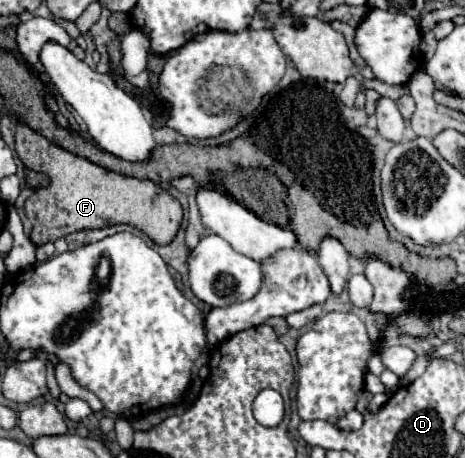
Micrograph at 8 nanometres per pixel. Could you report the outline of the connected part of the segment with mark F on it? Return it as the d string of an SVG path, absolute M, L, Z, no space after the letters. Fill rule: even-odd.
M16 123L16 153L28 169L50 177L50 185L42 191L34 191L24 205L26 217L32 221L30 241L34 245L44 245L48 241L54 243L56 239L82 229L102 229L120 223L140 229L156 245L168 245L182 225L184 213L180 203L156 183L112 173L100 165L76 157L52 145L24 123Z

